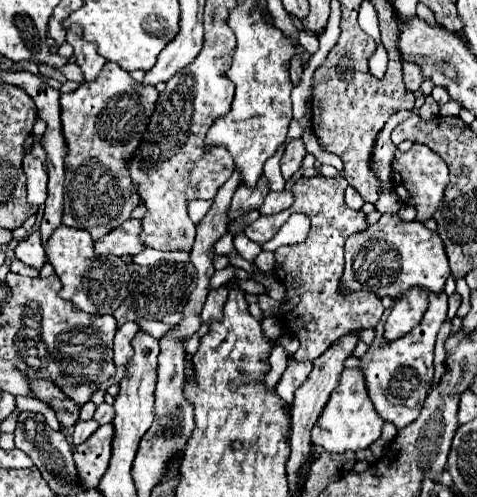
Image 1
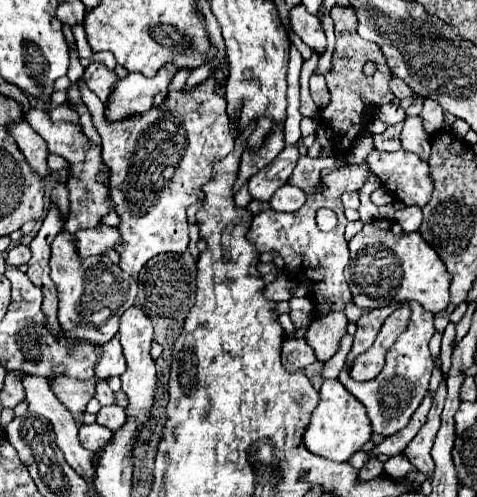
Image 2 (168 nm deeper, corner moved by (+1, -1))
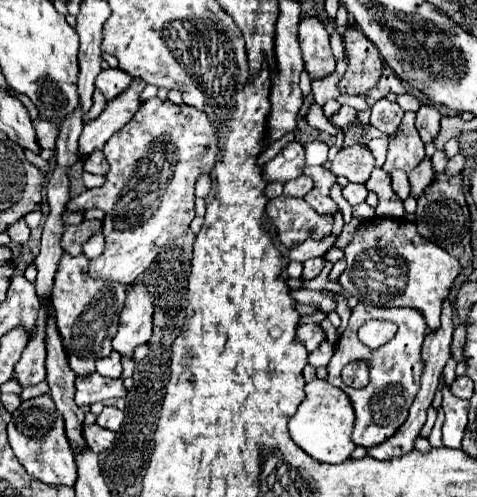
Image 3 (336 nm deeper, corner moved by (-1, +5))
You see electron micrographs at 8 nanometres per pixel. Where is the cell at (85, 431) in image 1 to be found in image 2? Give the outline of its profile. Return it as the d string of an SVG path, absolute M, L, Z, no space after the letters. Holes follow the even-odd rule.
M97 422L95 424L83 424L79 428L79 442L83 448L87 448L91 452L101 450L109 438L111 438L111 430L105 426L99 426Z

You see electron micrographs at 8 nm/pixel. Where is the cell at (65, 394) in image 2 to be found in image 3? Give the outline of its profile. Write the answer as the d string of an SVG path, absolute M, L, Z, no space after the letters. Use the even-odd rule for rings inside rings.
M95 372L95 376L89 376L87 380L77 378L75 386L77 386L75 402L79 406L89 406L93 402L103 402L107 398L123 398L127 394L121 378L113 380L113 378L99 376L97 372Z

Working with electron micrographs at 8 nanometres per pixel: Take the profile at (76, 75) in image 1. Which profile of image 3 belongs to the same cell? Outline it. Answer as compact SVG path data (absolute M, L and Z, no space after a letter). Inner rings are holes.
M151 98L147 100L137 114L131 118L127 126L123 126L111 140L107 140L103 148L107 162L111 166L109 174L105 176L105 184L101 188L85 190L79 198L71 198L67 202L67 212L79 212L89 208L99 208L105 212L103 218L103 236L105 236L105 250L101 256L89 262L87 274L99 280L111 280L121 284L133 284L137 276L153 262L157 250L177 236L181 236L191 220L195 218L195 180L199 174L211 172L217 162L217 132L203 116L203 112L195 108L185 108L171 104L169 100Z

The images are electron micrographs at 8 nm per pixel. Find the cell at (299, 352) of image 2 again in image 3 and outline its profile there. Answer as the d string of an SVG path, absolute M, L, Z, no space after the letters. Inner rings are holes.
M315 322L301 324L297 330L297 340L301 340L305 344L307 352L313 352L325 340L325 332L323 332L321 324L315 324Z

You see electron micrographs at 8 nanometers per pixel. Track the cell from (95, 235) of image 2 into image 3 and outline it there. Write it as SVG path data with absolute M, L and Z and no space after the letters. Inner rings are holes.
M85 220L77 226L65 226L63 236L61 236L61 248L63 252L71 254L71 256L79 256L81 246L85 240L91 238L93 232L101 230L101 222L99 220Z

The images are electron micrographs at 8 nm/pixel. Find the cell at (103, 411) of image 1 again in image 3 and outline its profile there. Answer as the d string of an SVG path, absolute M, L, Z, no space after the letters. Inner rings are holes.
M103 408L103 412L97 416L97 424L101 426L101 428L107 428L107 430L119 430L119 426L121 426L121 422L123 422L123 412L121 410L117 410L117 408Z

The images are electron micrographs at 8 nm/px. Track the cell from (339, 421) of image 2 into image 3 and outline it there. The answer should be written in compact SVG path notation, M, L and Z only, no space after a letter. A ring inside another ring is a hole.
M315 378L305 386L305 400L289 420L289 436L311 458L325 464L339 464L347 460L355 450L355 444L351 440L353 422L355 422L355 412L351 408L351 402L347 400L347 394L327 384L325 380Z

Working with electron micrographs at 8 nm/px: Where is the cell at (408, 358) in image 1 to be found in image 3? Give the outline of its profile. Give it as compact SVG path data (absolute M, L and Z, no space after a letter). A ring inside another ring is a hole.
M359 304L353 310L345 332L341 334L341 338L335 346L335 354L333 354L331 362L327 364L327 378L325 380L329 384L341 388L353 404L355 426L353 426L351 440L357 446L363 446L363 448L377 446L377 444L385 442L387 438L391 438L397 432L397 428L405 422L409 406L413 404L413 398L419 390L419 378L421 378L421 372L423 372L421 344L425 340L425 332L427 332L427 324L423 324L423 316L419 316L419 312L415 312L413 308L377 308L377 306ZM371 318L391 320L399 326L395 338L389 340L385 346L381 346L377 350L371 350L371 348L363 346L357 338L357 328ZM355 360L363 360L369 366L369 384L361 390L355 390L341 380L343 366L349 364L349 362L355 362Z

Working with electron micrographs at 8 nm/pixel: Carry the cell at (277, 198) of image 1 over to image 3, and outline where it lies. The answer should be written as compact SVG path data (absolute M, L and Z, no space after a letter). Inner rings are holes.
M299 176L299 178L295 178L295 180L285 182L283 194L285 194L285 196L297 196L297 198L303 198L311 188L313 188L313 180L307 178L307 176Z

